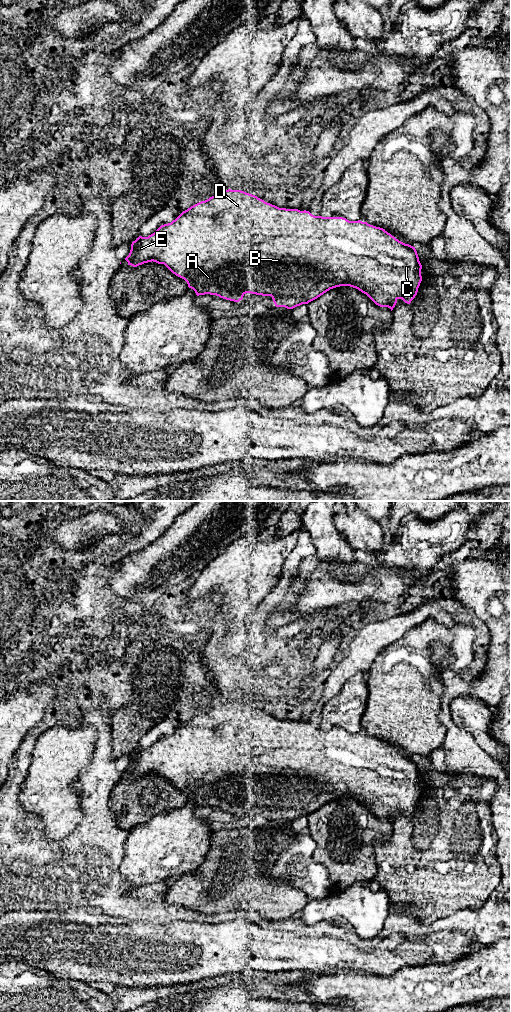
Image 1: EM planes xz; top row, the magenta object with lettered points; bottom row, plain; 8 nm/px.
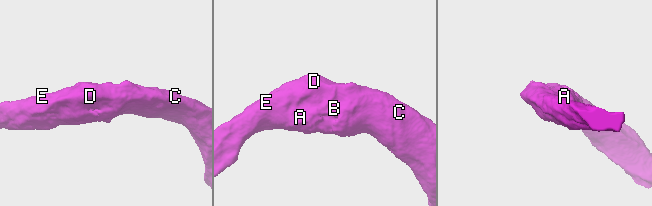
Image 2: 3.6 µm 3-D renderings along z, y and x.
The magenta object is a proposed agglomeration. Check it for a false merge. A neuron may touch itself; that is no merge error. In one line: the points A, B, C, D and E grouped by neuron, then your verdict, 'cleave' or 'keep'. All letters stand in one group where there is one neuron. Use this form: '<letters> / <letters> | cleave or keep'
A B C D E | keep

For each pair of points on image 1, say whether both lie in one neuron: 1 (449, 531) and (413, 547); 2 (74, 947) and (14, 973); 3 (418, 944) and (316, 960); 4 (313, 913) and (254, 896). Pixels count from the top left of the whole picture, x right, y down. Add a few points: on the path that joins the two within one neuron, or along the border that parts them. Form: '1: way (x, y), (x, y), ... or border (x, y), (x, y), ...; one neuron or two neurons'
1: way (440, 537), (422, 544); one neuron
2: border (10, 962), (23, 962), (42, 968), (53, 975); two neurons
3: way (393, 953), (386, 958), (341, 958); one neuron
4: border (310, 900), (301, 909); two neurons

